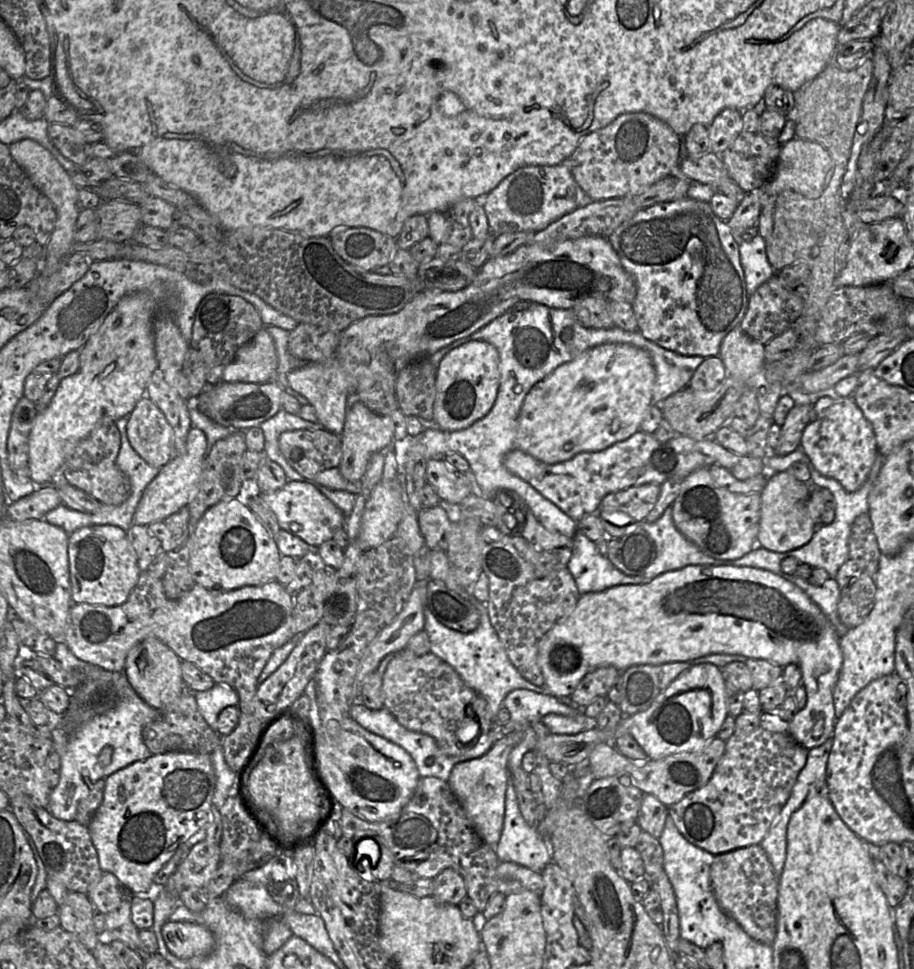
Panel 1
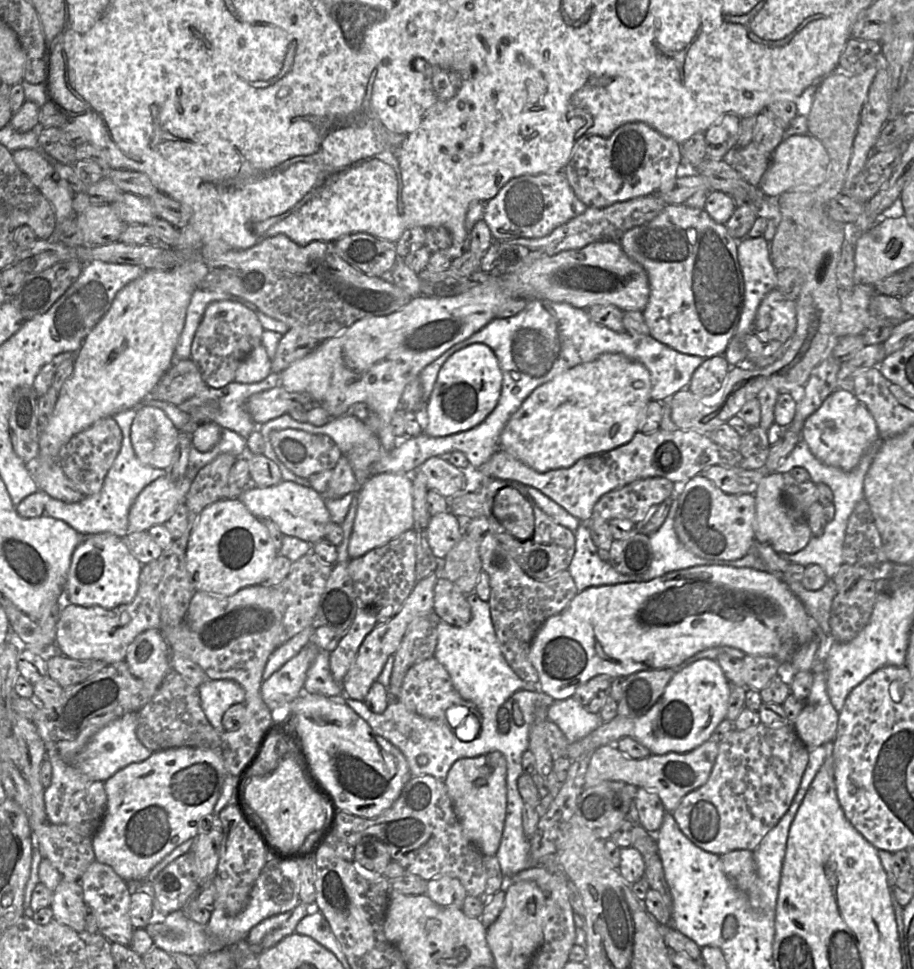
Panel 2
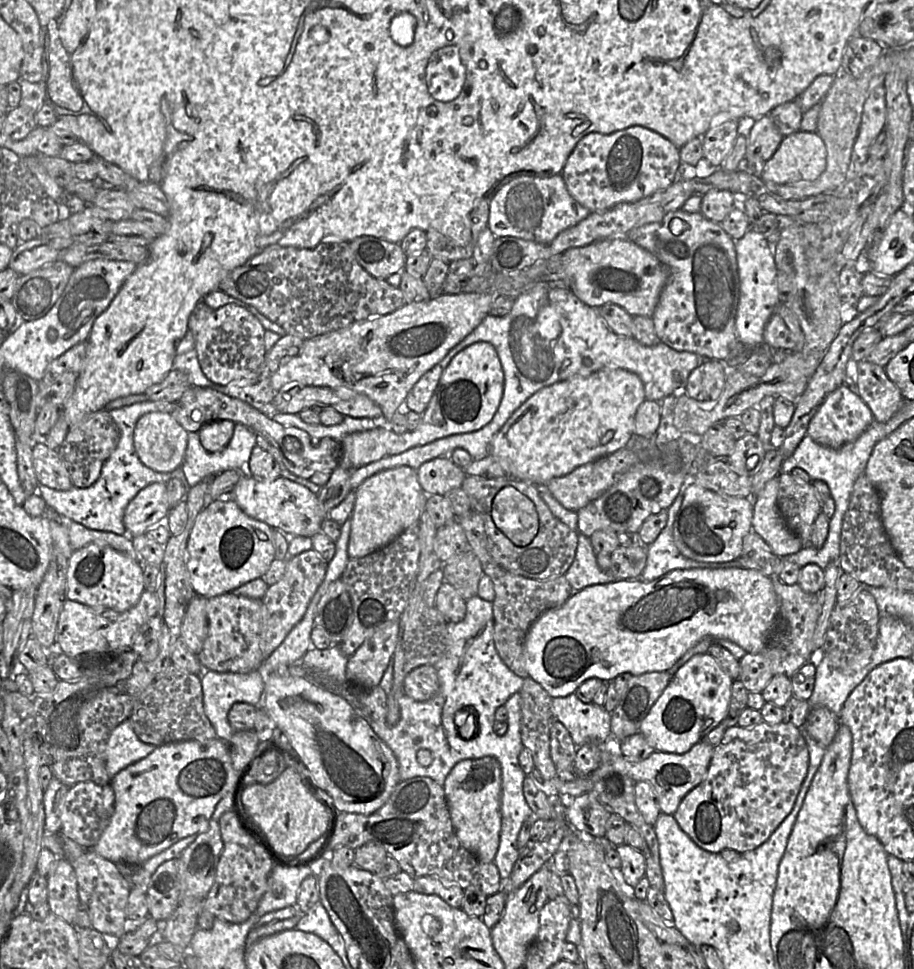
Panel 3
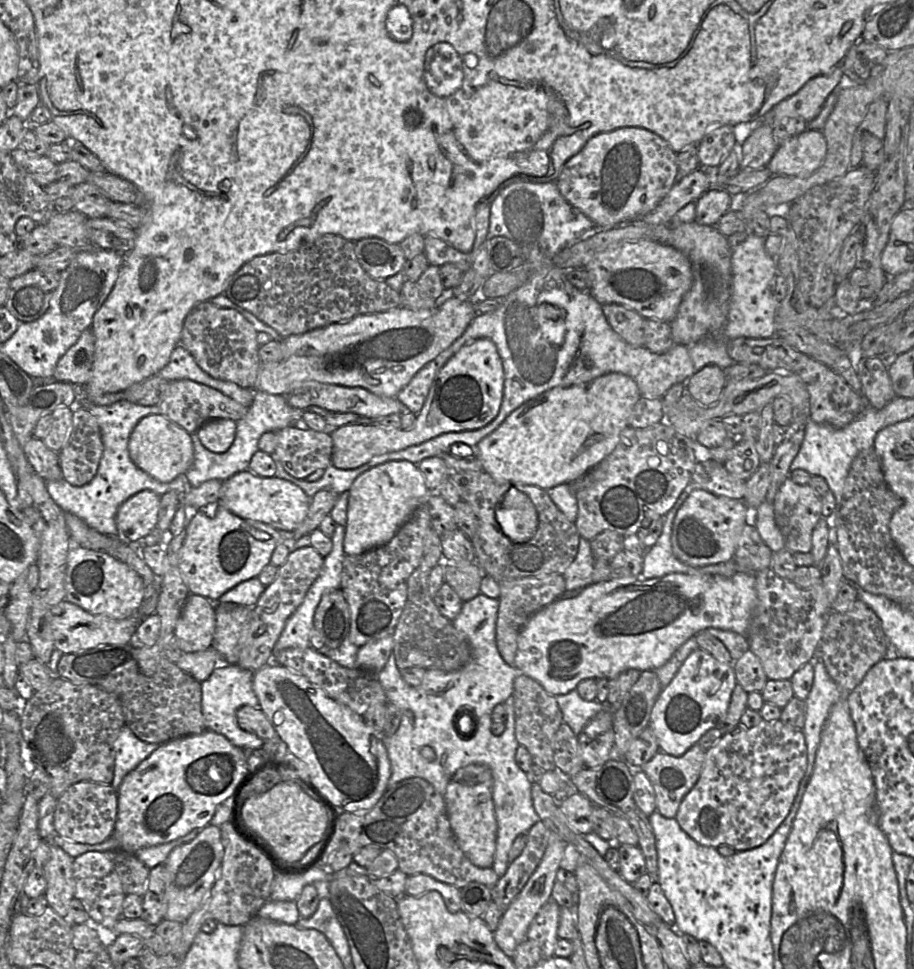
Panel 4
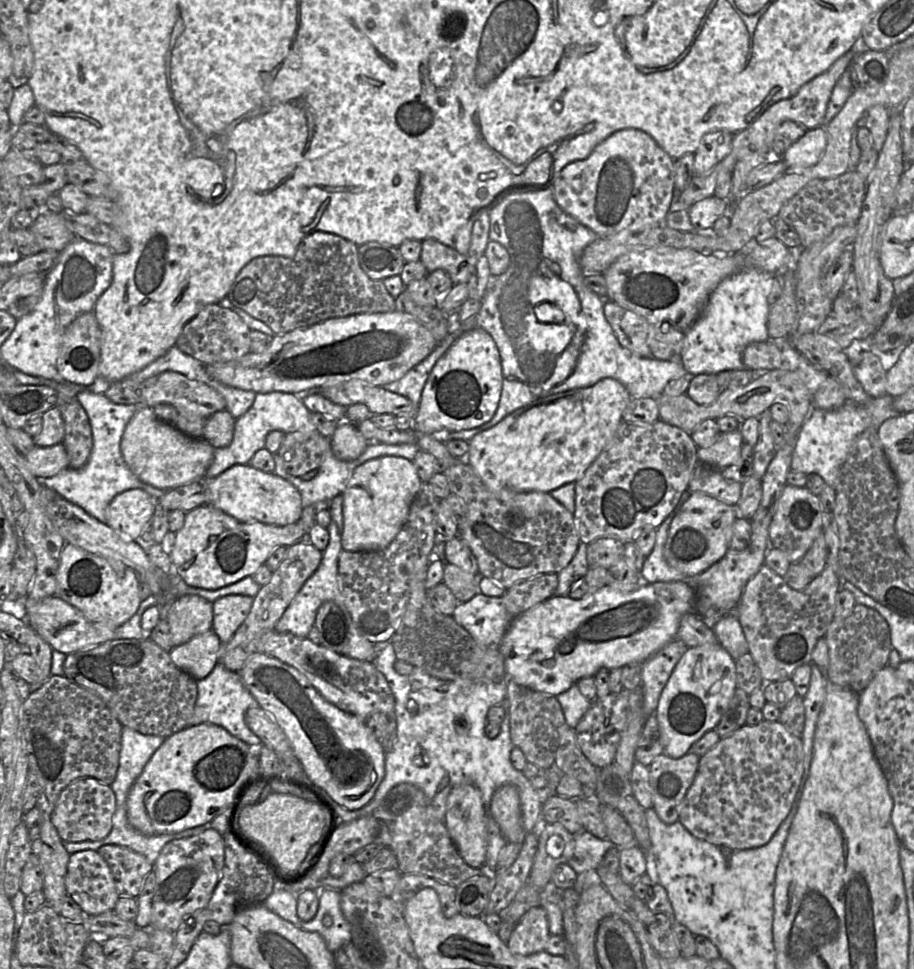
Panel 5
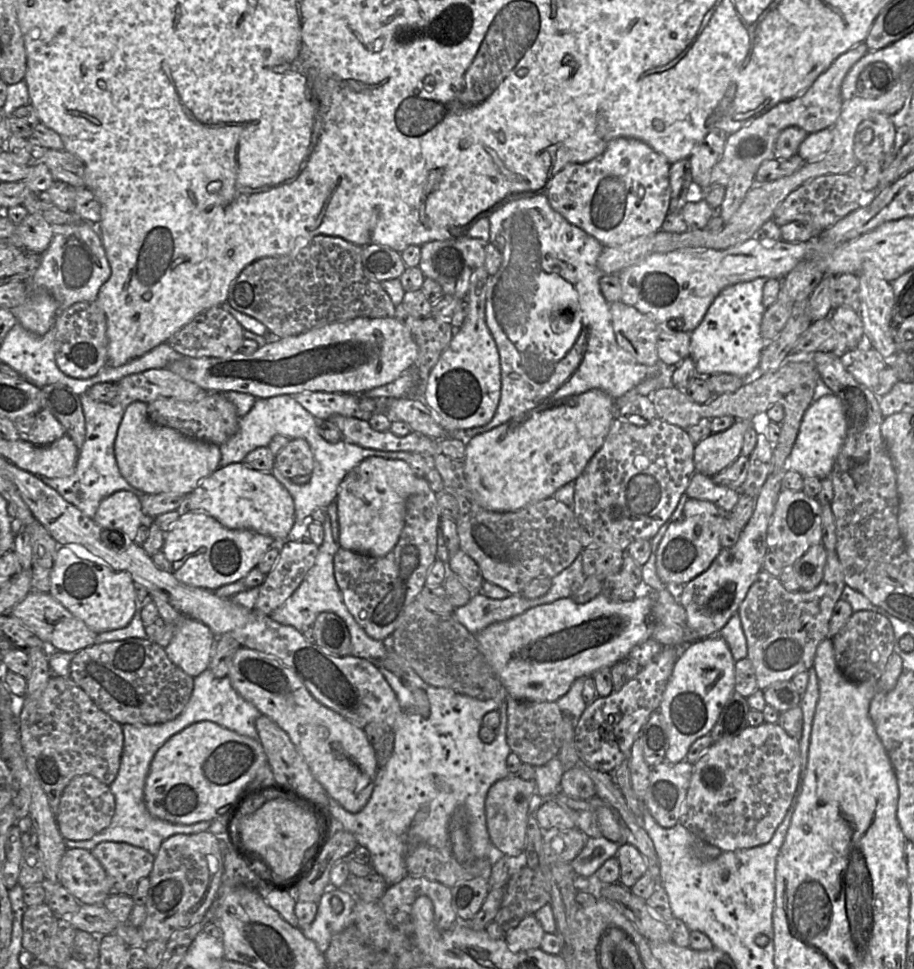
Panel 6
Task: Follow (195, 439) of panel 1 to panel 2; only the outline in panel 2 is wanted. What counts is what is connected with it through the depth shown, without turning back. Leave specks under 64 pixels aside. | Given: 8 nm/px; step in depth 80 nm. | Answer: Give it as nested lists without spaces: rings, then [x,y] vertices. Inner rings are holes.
[[[164,475],[147,485],[137,496],[128,513],[128,533],[148,531],[155,525],[164,524],[175,512],[176,508],[185,502],[192,481],[184,477],[174,481],[170,475]]]

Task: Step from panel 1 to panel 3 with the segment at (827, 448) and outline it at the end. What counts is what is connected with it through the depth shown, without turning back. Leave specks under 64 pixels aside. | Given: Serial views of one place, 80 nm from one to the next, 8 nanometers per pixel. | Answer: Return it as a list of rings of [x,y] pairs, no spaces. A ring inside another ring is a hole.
[[[843,383],[826,396],[809,422],[807,435],[820,445],[840,448],[856,440],[873,422],[874,416],[867,404]]]

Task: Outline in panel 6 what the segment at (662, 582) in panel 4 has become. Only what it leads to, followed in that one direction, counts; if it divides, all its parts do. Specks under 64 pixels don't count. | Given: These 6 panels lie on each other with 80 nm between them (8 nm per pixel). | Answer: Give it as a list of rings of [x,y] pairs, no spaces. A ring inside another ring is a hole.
[[[638,587],[637,588],[637,596],[630,600],[630,601],[626,601],[626,602],[614,602],[609,600],[608,598],[606,598],[604,595],[599,594],[597,595],[594,599],[592,599],[591,601],[584,603],[584,604],[577,604],[575,603],[570,597],[568,598],[561,598],[561,599],[557,599],[551,603],[547,603],[547,604],[541,604],[541,605],[537,605],[535,607],[529,608],[528,610],[526,610],[525,612],[523,612],[522,614],[519,614],[515,617],[512,617],[508,620],[505,621],[500,621],[500,622],[496,622],[493,623],[489,626],[487,626],[486,628],[484,628],[481,632],[479,632],[476,635],[476,640],[479,644],[479,647],[481,649],[481,652],[483,653],[484,657],[486,658],[487,662],[489,663],[489,665],[492,667],[493,671],[496,673],[496,675],[498,676],[499,680],[501,681],[502,685],[504,686],[508,696],[515,698],[517,700],[527,700],[527,701],[536,701],[536,702],[556,702],[560,697],[562,697],[563,695],[565,695],[568,690],[570,689],[571,685],[573,684],[573,682],[575,680],[577,680],[580,677],[583,676],[591,676],[593,677],[593,675],[595,674],[595,672],[597,672],[600,669],[603,668],[611,668],[615,663],[622,661],[624,659],[626,659],[630,653],[630,651],[638,644],[643,643],[645,641],[647,641],[648,639],[651,638],[652,635],[652,599],[650,598],[650,592],[649,590],[655,590],[655,589],[647,589],[644,587]]]

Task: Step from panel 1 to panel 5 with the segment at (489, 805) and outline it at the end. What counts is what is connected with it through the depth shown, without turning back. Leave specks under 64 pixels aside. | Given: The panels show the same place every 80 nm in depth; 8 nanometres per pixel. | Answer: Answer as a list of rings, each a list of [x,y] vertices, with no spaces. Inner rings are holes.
[[[473,784],[454,787],[447,799],[444,823],[463,860],[473,868],[482,868],[488,845],[487,817],[480,790]]]

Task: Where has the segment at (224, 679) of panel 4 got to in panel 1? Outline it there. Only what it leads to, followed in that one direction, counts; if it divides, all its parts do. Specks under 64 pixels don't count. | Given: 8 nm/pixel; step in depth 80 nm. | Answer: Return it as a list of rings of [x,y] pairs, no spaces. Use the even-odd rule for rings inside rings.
[[[215,684],[207,691],[194,692],[198,709],[207,724],[216,731],[219,713],[228,706],[238,706],[239,696],[230,686]]]

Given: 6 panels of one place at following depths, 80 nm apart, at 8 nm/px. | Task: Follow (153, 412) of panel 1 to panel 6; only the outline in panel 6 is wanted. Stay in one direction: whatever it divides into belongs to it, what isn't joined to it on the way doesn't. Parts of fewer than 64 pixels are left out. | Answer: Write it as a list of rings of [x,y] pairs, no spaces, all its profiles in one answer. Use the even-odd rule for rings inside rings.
[[[133,402],[126,408],[114,443],[115,459],[122,477],[145,494],[186,496],[219,468],[219,446],[199,441],[173,428],[156,425],[147,414],[147,404]]]

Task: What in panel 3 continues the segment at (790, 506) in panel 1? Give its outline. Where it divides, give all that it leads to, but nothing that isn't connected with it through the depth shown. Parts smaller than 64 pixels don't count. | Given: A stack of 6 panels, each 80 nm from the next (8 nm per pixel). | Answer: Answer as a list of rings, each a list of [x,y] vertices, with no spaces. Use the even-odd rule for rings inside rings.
[[[779,478],[769,480],[762,490],[753,496],[752,530],[755,531],[780,557],[797,553],[804,545],[800,538],[785,524],[777,505]]]

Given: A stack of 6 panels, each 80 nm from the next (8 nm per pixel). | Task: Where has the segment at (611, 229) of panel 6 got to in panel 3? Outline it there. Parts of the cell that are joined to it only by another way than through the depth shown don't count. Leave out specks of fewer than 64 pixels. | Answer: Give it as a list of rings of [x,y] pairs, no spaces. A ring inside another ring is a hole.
[[[632,126],[611,134],[597,132],[584,136],[569,155],[561,175],[571,196],[590,212],[602,212],[620,203],[633,203],[671,186],[682,171],[680,150],[659,133]]]

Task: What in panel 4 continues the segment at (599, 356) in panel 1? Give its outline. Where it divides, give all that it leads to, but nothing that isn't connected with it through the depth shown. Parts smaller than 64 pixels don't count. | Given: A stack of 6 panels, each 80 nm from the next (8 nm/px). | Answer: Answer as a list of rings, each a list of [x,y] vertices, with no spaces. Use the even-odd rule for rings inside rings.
[[[617,372],[604,374],[583,384],[552,388],[511,412],[496,430],[475,446],[475,455],[482,470],[498,482],[522,483],[544,490],[572,483],[614,450],[620,433],[628,426],[629,416],[640,398],[636,382]]]

